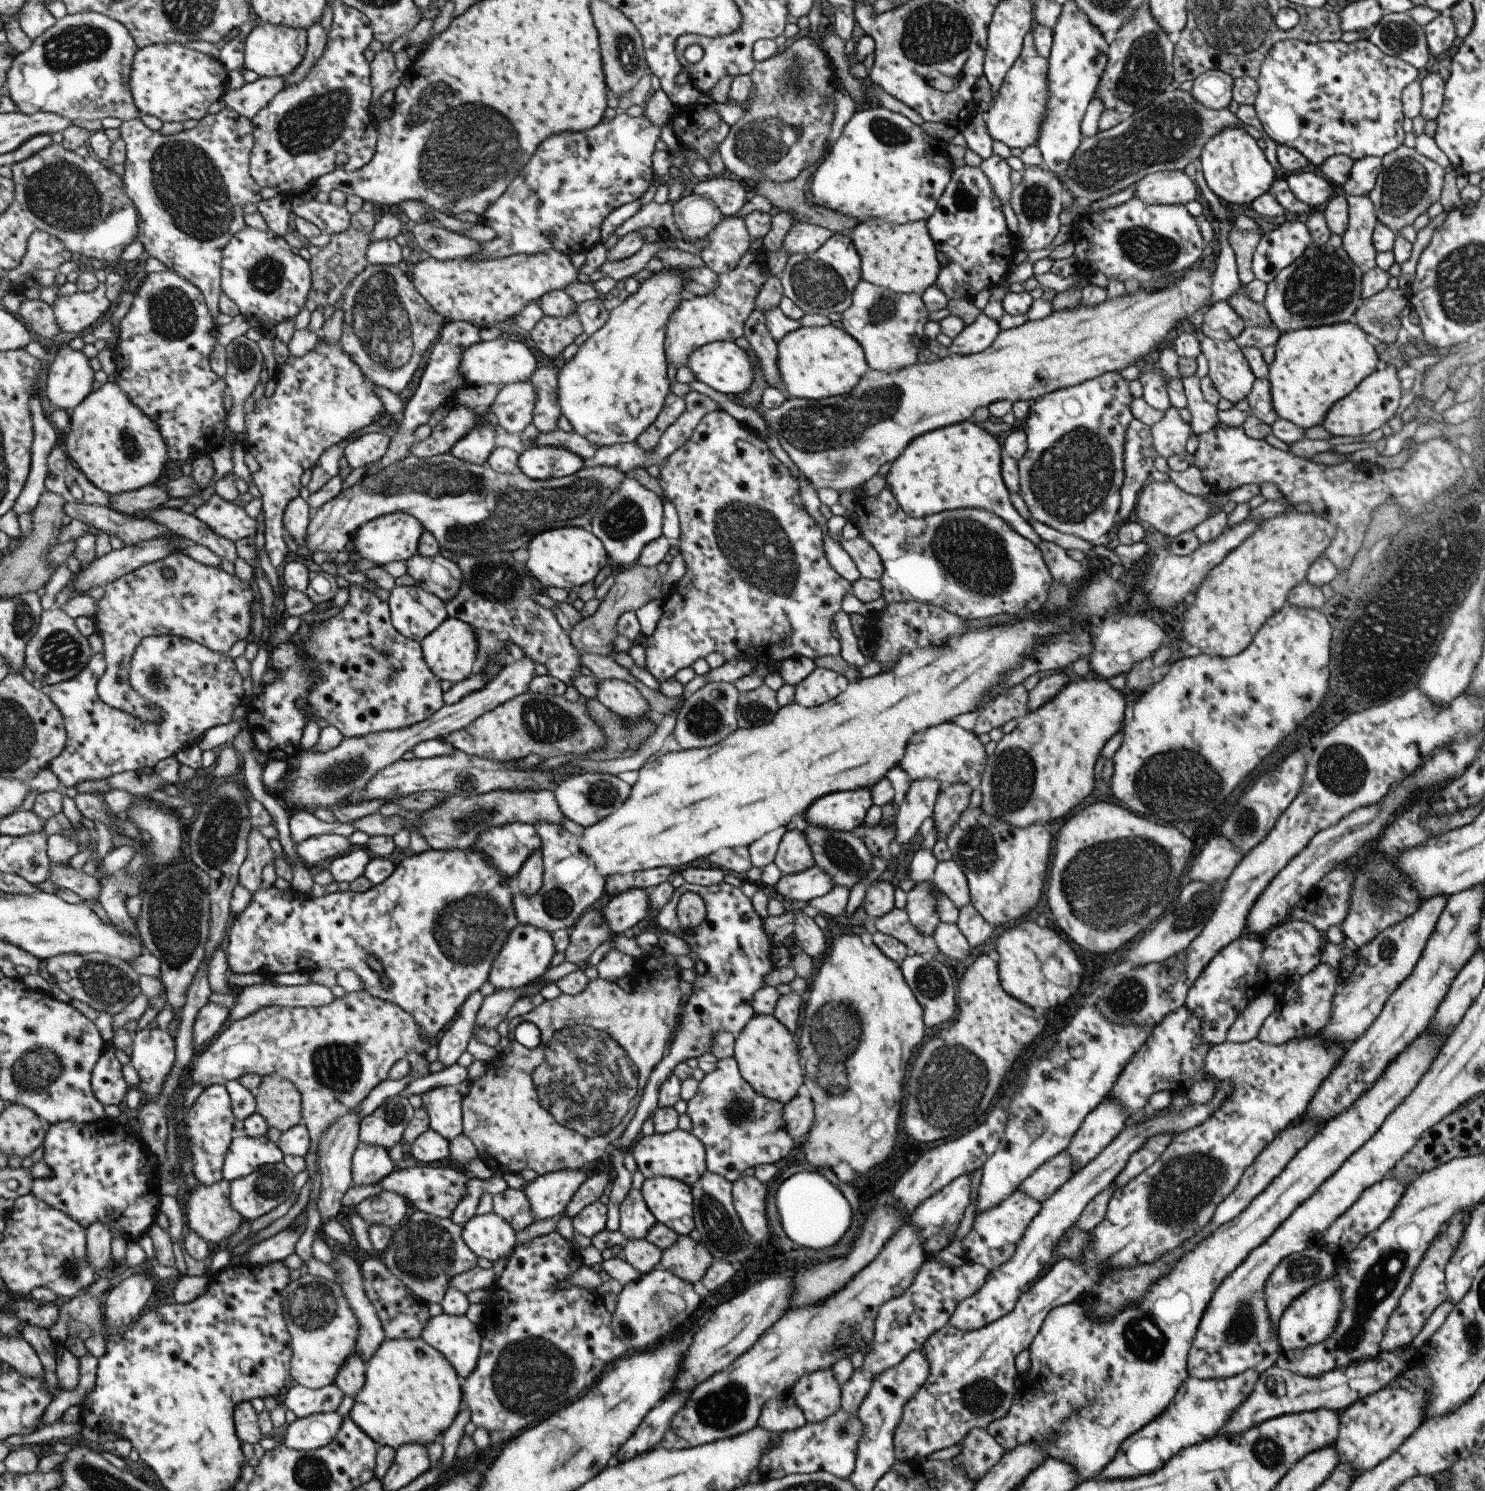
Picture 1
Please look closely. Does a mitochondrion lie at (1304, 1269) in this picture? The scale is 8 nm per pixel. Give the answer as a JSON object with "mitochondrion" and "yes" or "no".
{"mitochondrion":"yes"}

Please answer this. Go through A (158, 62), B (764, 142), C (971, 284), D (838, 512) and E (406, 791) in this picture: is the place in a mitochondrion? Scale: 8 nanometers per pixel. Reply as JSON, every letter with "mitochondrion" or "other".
{"A":"other","B":"mitochondrion","C":"other","D":"other","E":"other"}

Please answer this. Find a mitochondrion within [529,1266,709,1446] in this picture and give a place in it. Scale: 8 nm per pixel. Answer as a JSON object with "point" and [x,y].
{"point":[627,1331]}

